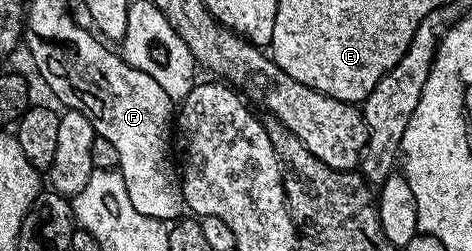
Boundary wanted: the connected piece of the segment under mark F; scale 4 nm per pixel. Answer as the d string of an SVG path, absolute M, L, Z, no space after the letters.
M72 20L66 22L67 45L58 45L55 41L46 41L43 37L28 36L25 41L31 48L31 57L39 68L45 84L51 88L51 93L60 101L60 106L76 109L89 119L95 128L96 137L109 139L117 151L119 160L118 170L123 174L125 187L129 193L129 203L141 215L154 221L174 223L184 216L183 186L178 172L171 173L171 165L167 162L167 141L163 136L167 133L167 124L173 121L173 102L169 95L153 75L145 75L123 60L118 52L115 53L92 30L82 29Z

